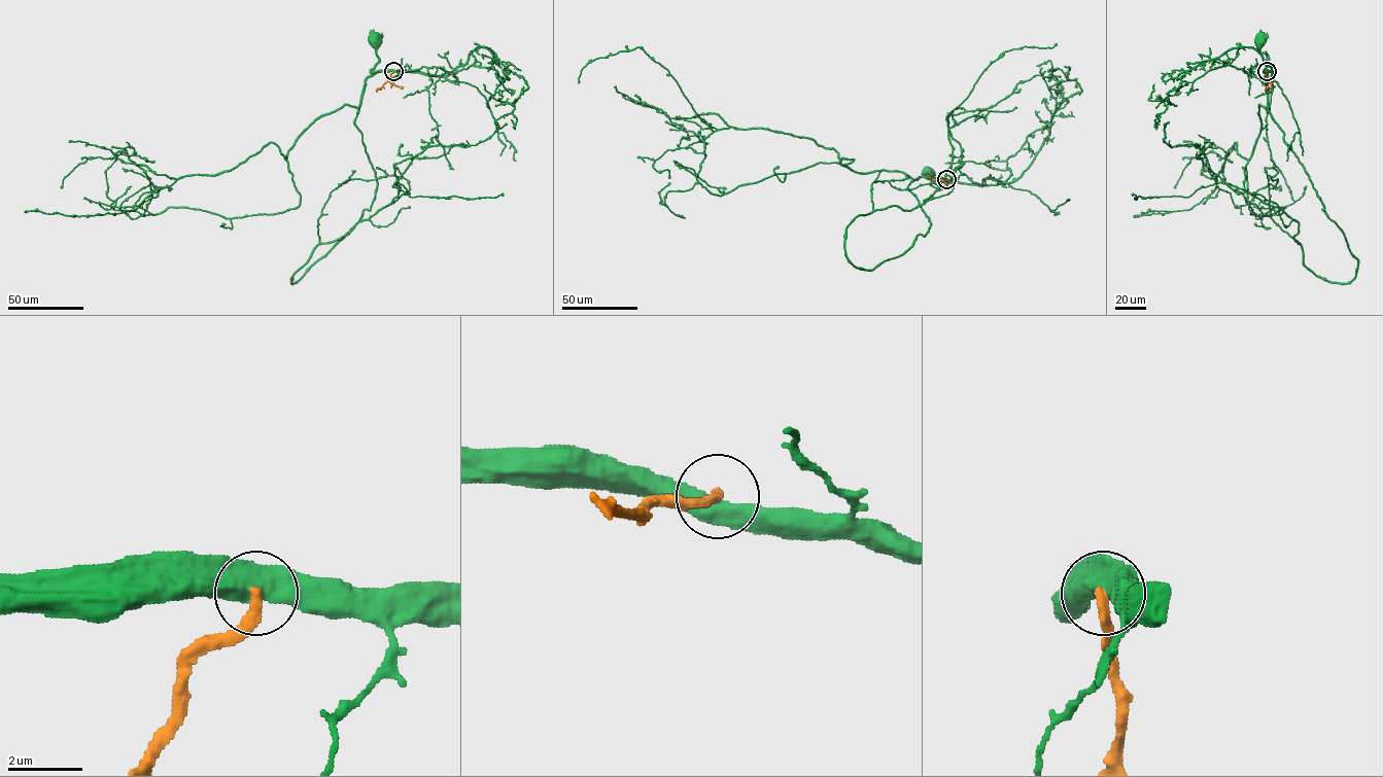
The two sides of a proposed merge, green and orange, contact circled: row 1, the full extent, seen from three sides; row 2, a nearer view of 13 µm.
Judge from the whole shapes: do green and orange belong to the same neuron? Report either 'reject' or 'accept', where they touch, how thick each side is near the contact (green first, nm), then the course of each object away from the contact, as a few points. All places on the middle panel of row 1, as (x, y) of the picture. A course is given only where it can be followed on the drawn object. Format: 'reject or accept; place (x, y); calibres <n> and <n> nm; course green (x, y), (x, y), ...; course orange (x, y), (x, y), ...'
reject; place (946, 179); calibres 550 and 300 nm; course green (946, 179), (924, 175), (927, 178), (932, 175), (927, 171); course orange (946, 179), (930, 178)

